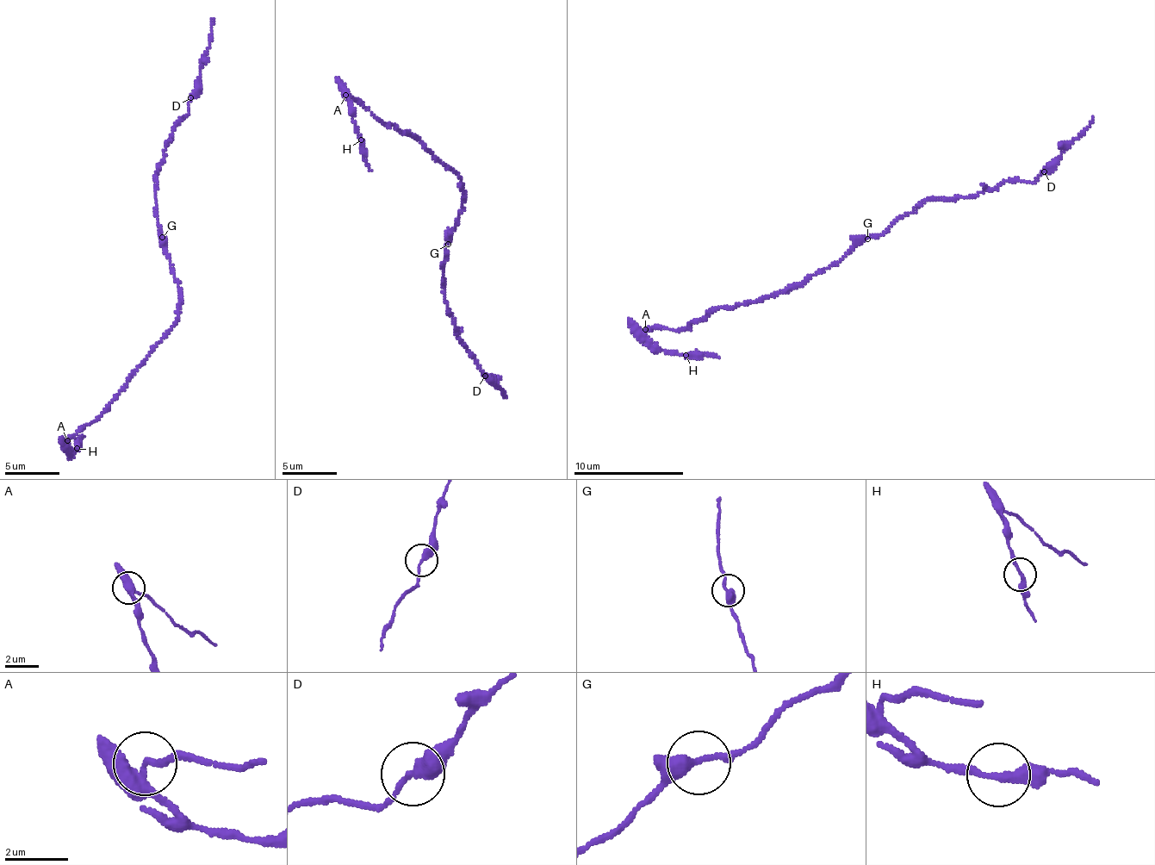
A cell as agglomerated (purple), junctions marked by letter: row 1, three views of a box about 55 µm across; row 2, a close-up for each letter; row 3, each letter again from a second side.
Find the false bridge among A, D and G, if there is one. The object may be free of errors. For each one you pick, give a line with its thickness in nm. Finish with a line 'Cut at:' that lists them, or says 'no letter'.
A: calibre 320 nm
Cut at: A

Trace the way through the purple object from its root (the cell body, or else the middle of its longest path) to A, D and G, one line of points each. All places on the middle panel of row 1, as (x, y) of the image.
A: (458, 224), (462, 189), (458, 175), (417, 140), (385, 123), (344, 96)
D: (458, 224), (445, 244), (443, 284), (445, 285), (444, 302), (447, 314), (455, 325), (455, 334), (485, 376)
G: (458, 224), (449, 237), (448, 244)

